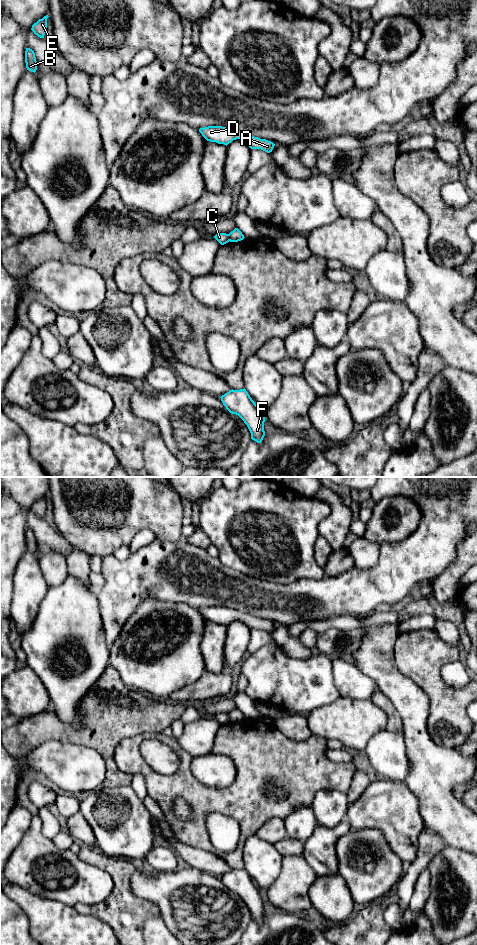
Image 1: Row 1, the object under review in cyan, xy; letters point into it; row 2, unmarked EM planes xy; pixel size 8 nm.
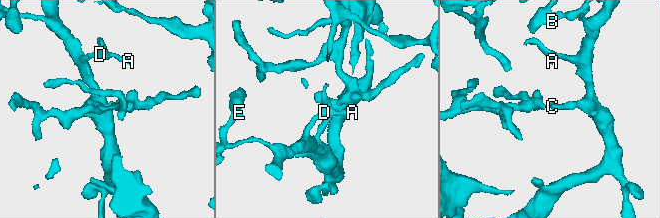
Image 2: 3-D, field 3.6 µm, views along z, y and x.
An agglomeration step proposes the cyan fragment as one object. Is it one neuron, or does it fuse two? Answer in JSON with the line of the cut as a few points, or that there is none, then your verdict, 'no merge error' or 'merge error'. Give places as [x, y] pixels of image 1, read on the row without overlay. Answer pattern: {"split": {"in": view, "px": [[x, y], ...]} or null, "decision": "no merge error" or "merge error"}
{"split": {"in": "xy", "px": [[227, 714], [230, 720]]}, "decision": "merge error"}

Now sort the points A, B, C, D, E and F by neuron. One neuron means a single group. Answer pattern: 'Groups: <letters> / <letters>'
Groups: A C D F / B E

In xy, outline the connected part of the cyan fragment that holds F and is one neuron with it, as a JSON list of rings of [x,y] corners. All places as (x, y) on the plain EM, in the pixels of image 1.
[[[232,869],[220,878],[230,893],[238,895],[244,901],[251,913],[251,919],[261,923],[265,916],[265,896],[246,869]]]

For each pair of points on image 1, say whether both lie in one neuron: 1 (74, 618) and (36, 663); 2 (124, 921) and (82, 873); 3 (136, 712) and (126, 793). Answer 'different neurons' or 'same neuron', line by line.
1: same neuron
2: different neurons
3: different neurons

